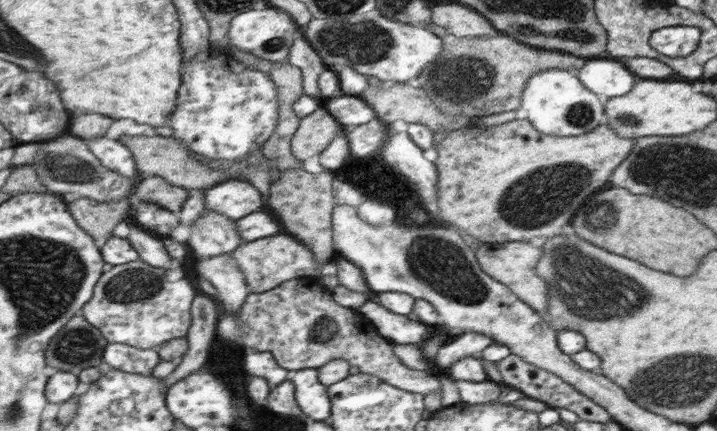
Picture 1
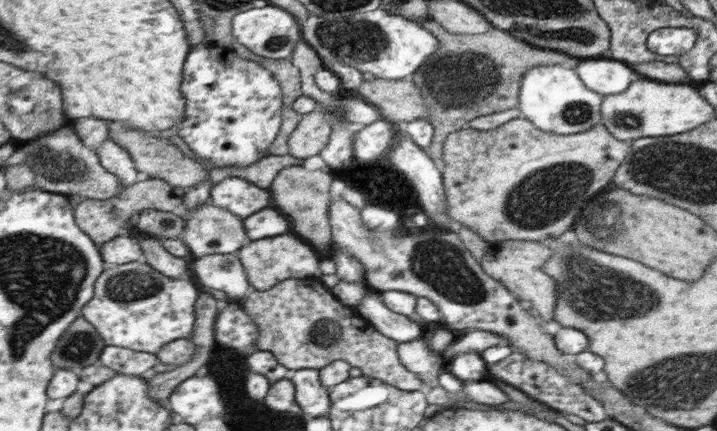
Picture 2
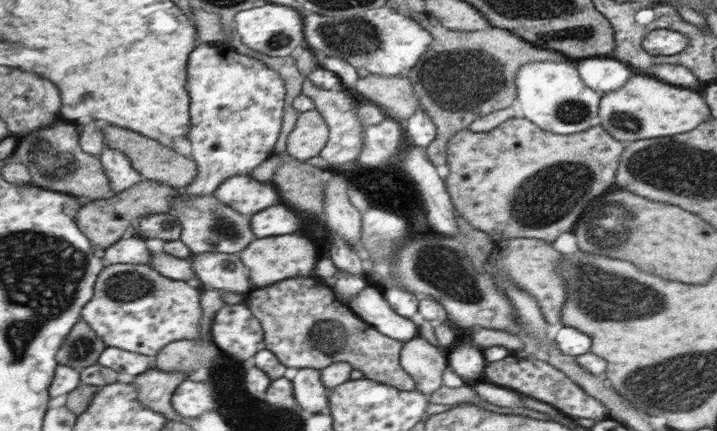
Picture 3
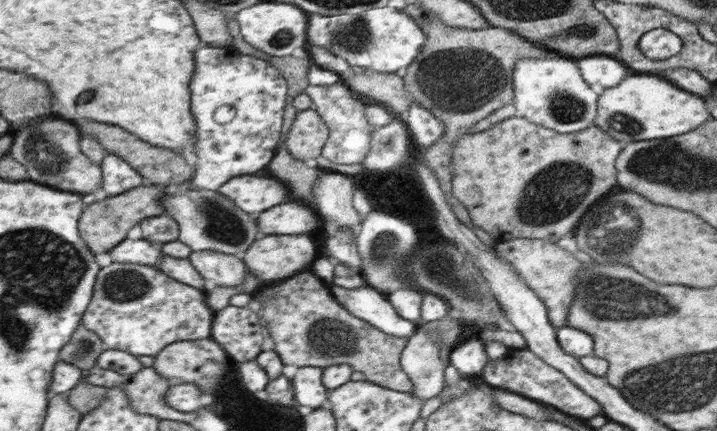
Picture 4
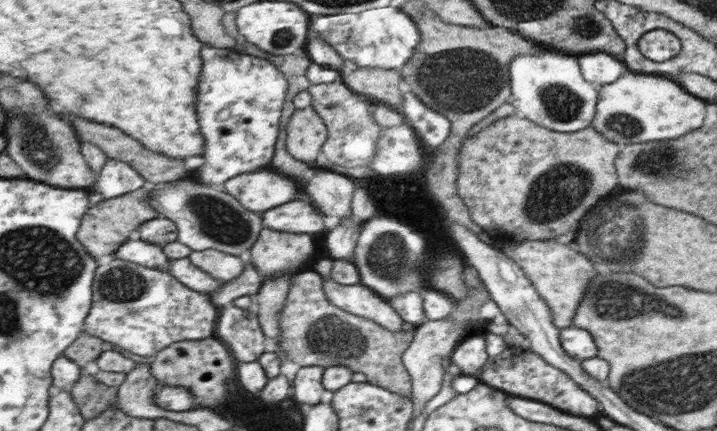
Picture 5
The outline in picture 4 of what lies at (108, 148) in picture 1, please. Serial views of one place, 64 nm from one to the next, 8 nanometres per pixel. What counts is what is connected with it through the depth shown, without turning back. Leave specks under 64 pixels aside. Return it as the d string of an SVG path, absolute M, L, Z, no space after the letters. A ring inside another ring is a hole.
M108 152L102 164L105 178L103 197L114 198L144 184L143 176L116 153Z

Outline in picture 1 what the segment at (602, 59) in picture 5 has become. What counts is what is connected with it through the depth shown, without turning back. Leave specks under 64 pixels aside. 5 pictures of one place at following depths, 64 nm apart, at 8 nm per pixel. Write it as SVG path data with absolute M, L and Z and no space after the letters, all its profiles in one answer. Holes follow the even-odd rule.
M592 60L578 70L577 75L585 86L606 99L624 96L640 78L629 68L612 60Z

